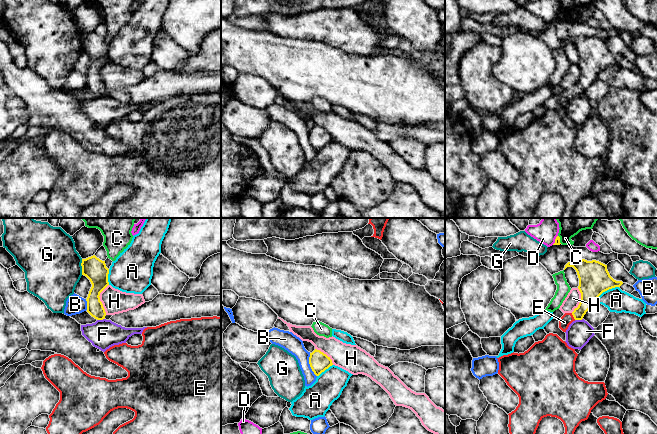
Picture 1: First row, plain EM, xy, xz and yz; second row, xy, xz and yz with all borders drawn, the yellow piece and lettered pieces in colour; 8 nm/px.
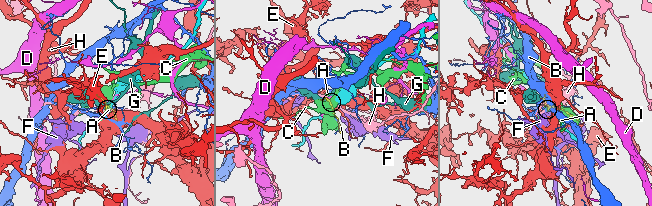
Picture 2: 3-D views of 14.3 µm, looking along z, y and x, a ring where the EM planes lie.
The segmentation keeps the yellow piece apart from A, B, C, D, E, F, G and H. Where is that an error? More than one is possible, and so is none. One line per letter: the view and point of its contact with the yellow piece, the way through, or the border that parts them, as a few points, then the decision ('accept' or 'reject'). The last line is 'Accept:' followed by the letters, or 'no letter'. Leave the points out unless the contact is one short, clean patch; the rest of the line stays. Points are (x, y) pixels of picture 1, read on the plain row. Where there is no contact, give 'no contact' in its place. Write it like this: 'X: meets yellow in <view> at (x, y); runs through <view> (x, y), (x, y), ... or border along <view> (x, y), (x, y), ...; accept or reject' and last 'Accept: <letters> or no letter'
A: meets yellow in yz at (605, 66); border along yz (618, 62), (605, 66), (598, 73), (597, 78); reject
B: meets yellow in xz at (310, 141); reject
C: meets yellow in yz at (559, 15); reject
D: meets yellow in yz at (555, 16); reject
E: meets yellow in yz at (573, 92); runs through yz (590, 66), (587, 78), (573, 92), (564, 98); accept
F: meets yellow in xy at (100, 95); border along xy (104, 94), (97, 96); reject
G: meets yellow in xy at (82, 43); reject
H: meets yellow in xy at (99, 75); border along xy (108, 60), (99, 72), (105, 90); reject
Accept: E

